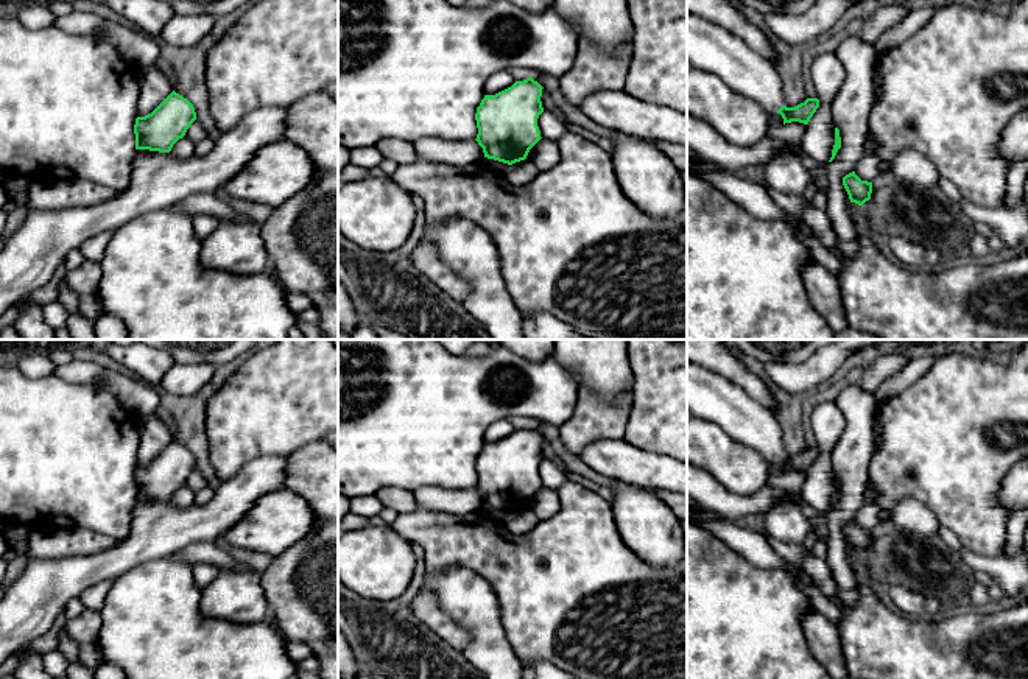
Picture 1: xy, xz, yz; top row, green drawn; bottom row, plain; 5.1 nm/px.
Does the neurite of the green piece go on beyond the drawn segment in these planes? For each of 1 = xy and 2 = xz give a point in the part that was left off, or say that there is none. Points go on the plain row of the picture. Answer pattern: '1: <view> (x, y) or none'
1: none
2: none

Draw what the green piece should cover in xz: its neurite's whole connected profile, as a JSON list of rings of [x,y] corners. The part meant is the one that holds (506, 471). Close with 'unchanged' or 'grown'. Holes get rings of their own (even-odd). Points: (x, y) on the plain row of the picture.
[[[531,425],[511,436],[484,444],[477,456],[477,491],[484,506],[508,514],[525,509],[542,487],[537,467],[544,461],[542,434]]] | unchanged

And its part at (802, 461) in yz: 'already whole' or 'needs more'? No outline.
needs more

